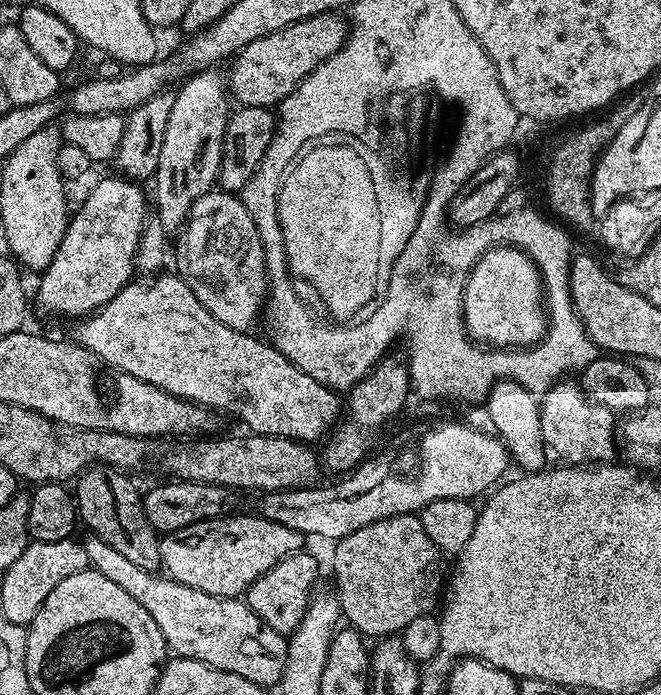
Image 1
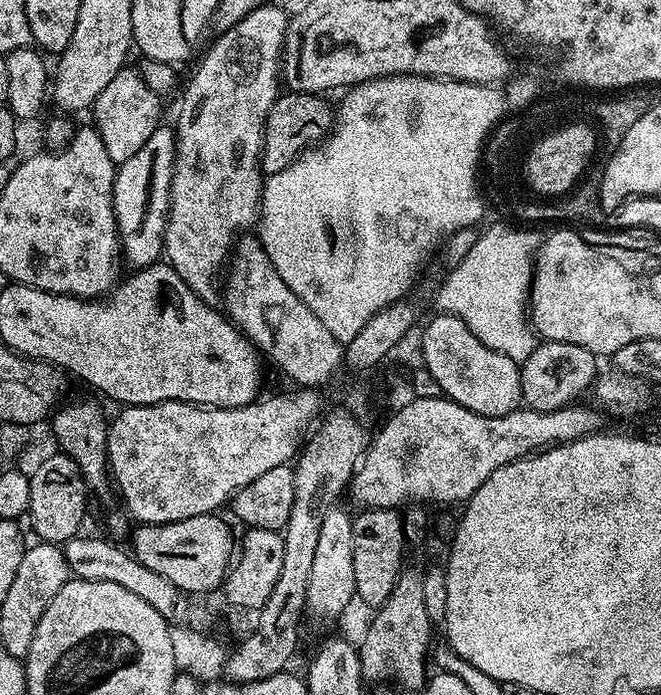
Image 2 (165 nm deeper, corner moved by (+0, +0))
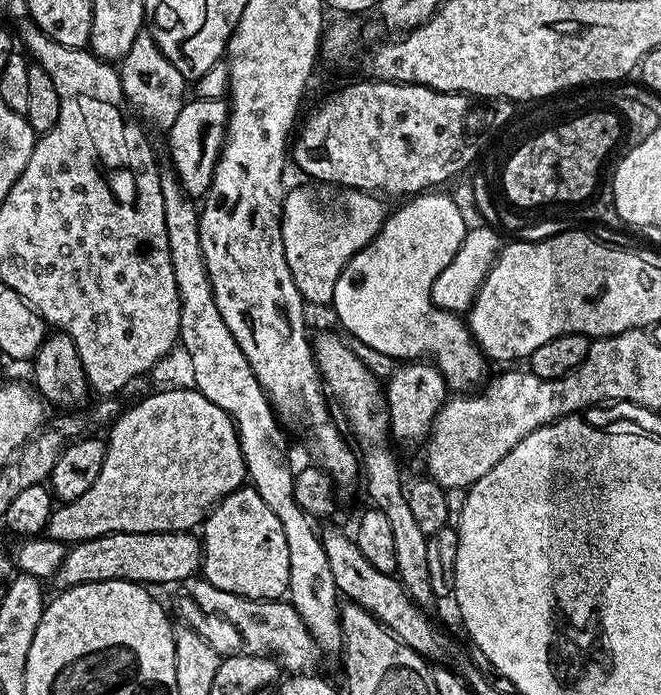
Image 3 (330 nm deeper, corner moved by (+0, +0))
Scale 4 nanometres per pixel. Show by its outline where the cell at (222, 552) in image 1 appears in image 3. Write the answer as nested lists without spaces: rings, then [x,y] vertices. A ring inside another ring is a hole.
[[[111,532],[71,545],[54,577],[57,589],[73,588],[95,580],[135,580],[138,584],[172,584],[197,575],[202,564],[202,544],[187,532]]]

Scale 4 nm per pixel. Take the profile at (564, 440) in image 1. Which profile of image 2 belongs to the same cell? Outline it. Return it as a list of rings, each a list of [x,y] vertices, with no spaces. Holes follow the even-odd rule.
[[[544,340],[537,343],[534,354],[520,364],[520,381],[522,382],[523,403],[539,412],[553,412],[566,408],[579,401],[584,391],[591,389],[598,379],[596,372],[598,357],[596,353],[586,350],[586,346],[574,346],[574,342]]]

